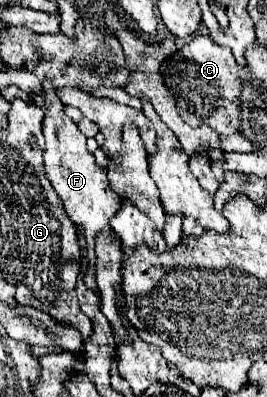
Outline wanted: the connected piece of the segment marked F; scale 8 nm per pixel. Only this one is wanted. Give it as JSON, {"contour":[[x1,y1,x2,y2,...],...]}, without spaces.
{"contour":[[50,81,42,83,44,93,34,95,34,103,40,105,46,113,44,117,44,135,46,135,46,151,44,151,44,165,46,165,46,175,60,195,68,217,84,231,86,239,86,271,84,271,84,283,94,289,96,295,100,295,96,287,96,255,94,255,94,239,98,233,112,233,110,229,110,217,118,213,122,207,122,199,110,189,106,171,102,171,94,163,94,155,88,153,86,149,86,137,80,133,76,123,64,113,64,103,58,101,58,95]]}

